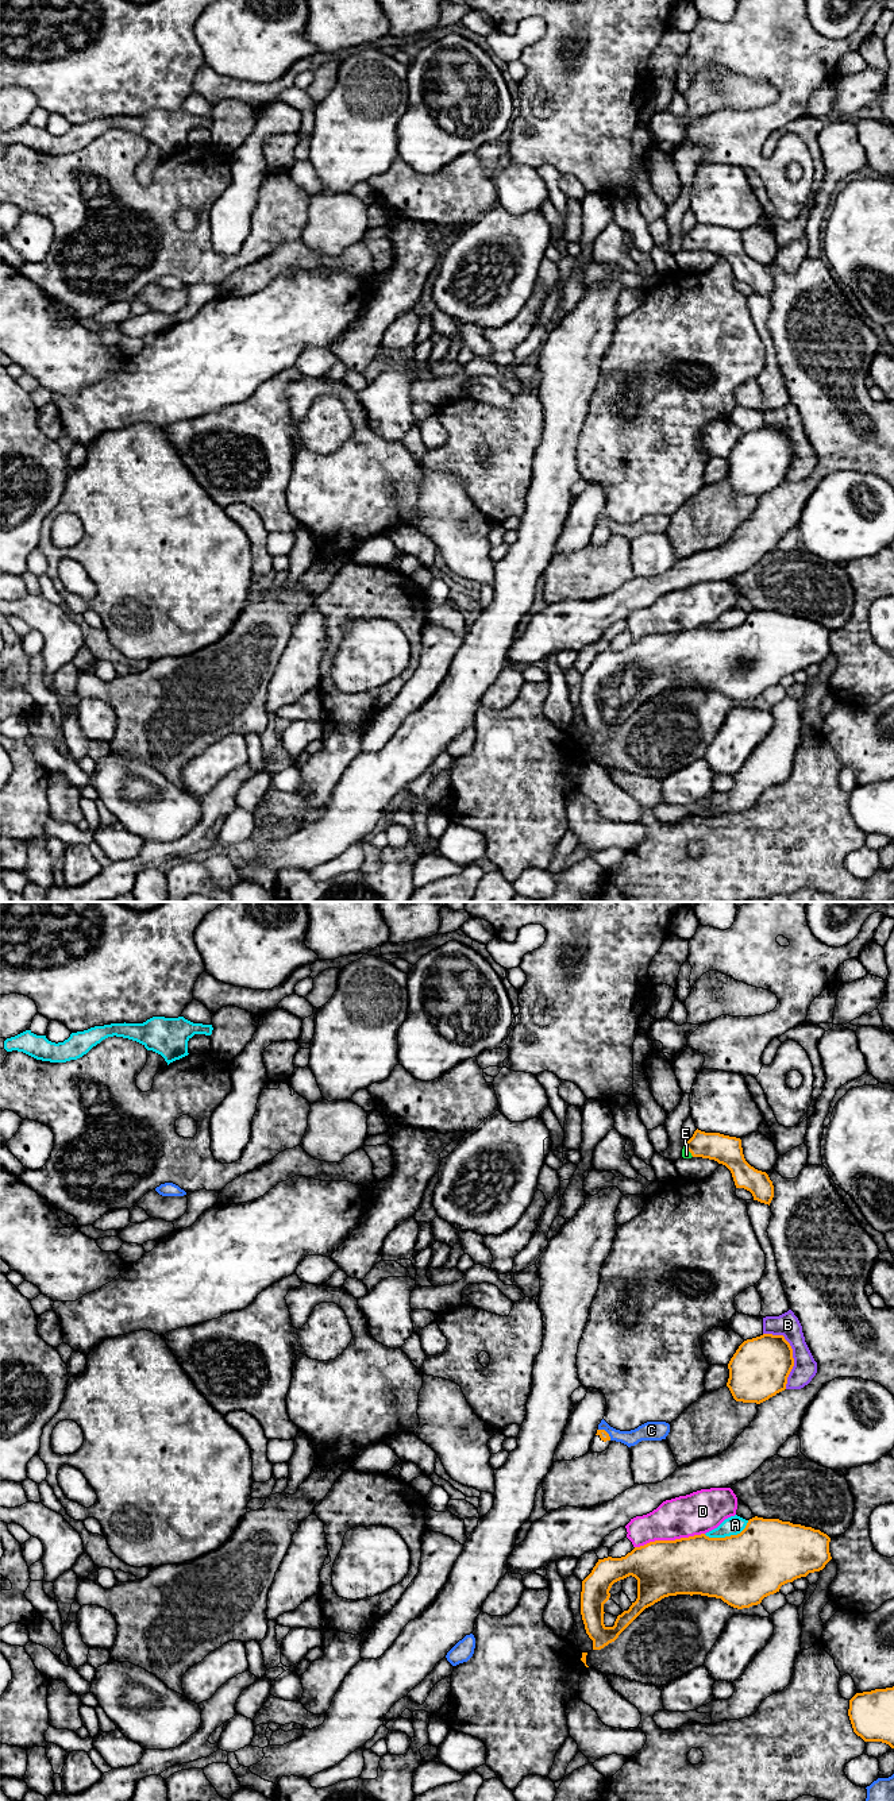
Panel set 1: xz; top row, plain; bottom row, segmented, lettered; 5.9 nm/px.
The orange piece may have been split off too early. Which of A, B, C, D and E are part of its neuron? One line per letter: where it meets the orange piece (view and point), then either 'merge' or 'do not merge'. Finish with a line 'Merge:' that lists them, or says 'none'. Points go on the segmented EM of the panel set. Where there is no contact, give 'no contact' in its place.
A: xz (727, 1537) | do not merge
B: xz (792, 1353) | do not merge
C: xz (607, 1433) | do not merge
D: xz (669, 1541) | do not merge
E: xz (689, 1150) | merge
Merge: E

